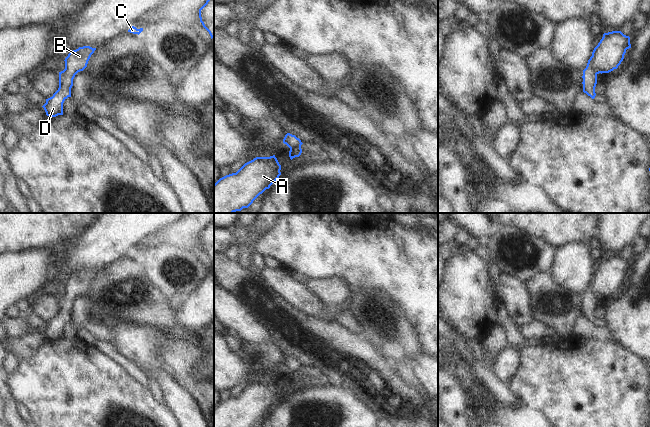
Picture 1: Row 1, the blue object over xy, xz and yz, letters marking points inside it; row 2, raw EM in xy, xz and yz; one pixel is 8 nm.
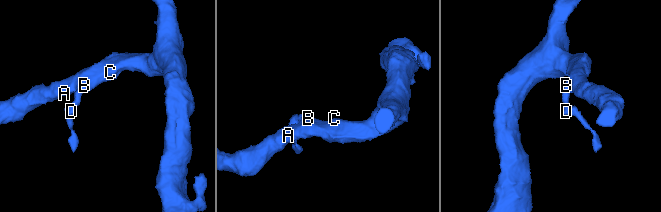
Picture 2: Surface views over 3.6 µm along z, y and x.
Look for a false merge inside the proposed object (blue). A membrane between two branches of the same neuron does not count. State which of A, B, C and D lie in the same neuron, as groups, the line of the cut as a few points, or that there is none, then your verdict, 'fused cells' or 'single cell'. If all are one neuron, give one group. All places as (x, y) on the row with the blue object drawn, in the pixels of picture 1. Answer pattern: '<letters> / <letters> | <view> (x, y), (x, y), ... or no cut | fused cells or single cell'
A B C D | no cut | single cell

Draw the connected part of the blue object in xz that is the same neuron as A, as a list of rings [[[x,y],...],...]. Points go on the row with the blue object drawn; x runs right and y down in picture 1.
[[[275,155],[256,157],[236,173],[214,184],[214,213],[234,213],[248,208],[279,178],[281,165]]]

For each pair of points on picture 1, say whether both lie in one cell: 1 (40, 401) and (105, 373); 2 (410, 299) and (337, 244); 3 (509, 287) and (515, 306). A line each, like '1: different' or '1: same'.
1: same
2: same
3: same

